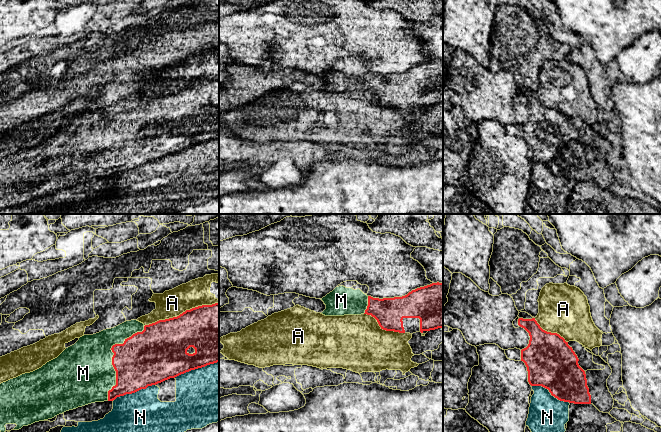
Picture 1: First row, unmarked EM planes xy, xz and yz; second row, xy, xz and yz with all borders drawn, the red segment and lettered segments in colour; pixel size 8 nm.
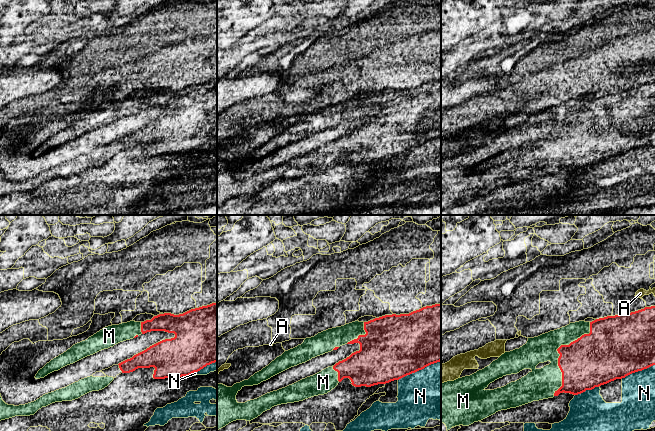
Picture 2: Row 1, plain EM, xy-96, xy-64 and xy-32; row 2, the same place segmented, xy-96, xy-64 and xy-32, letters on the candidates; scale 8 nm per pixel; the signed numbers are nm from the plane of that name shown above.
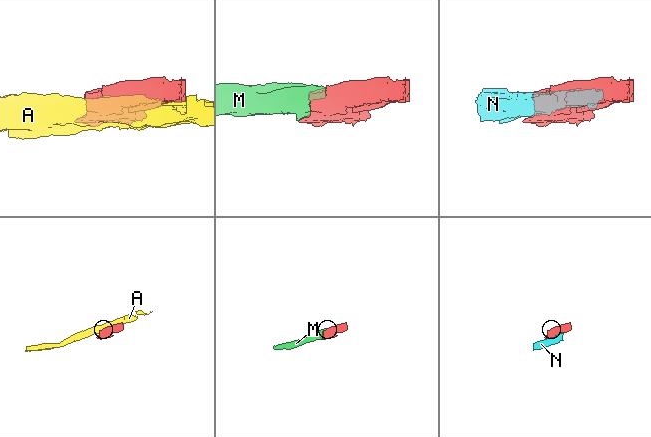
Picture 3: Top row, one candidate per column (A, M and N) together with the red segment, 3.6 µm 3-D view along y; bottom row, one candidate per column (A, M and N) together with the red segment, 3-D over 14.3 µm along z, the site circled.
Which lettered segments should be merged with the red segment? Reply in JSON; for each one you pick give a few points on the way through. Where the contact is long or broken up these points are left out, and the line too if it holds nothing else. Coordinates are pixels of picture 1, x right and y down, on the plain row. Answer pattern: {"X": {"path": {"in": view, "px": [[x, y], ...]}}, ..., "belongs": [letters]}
{"belongs": ["M"]}

